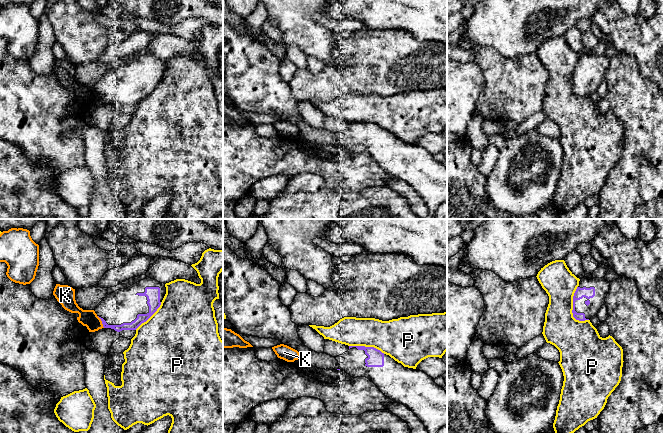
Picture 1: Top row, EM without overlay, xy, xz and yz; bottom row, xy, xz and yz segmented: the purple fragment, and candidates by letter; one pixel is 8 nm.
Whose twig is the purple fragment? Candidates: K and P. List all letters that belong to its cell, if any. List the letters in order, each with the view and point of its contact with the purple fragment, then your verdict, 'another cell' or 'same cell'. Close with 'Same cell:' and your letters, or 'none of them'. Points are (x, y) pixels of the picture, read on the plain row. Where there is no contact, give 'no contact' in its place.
K: meets purple in xy at (102, 98); another cell
P: meets purple in yz at (573, 85); another cell
Same cell: none of them

